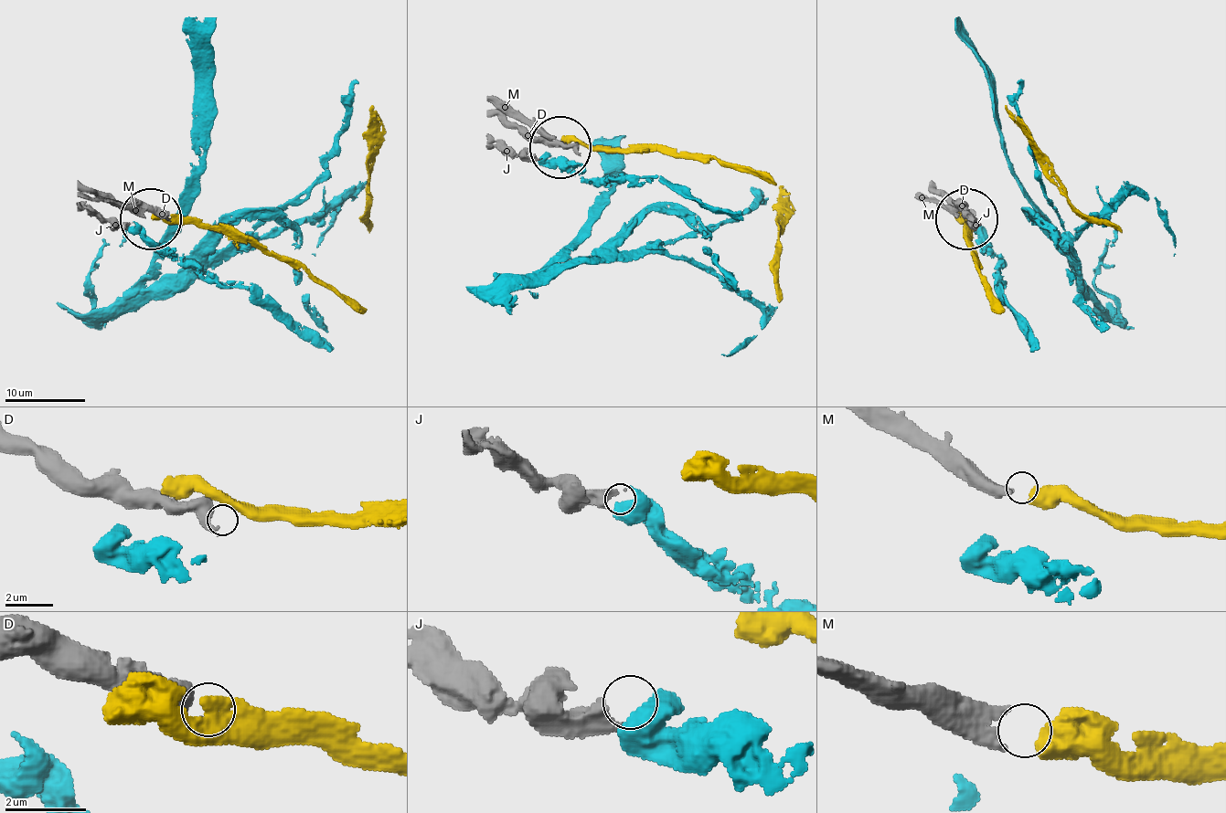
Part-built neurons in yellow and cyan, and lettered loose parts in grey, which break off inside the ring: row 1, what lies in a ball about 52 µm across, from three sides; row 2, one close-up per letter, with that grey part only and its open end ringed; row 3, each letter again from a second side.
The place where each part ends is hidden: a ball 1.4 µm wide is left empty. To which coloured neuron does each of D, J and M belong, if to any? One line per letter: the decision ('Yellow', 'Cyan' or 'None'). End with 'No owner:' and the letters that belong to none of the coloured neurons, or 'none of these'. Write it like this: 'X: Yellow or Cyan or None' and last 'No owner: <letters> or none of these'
D: None
J: Cyan
M: Yellow
No owner: D

